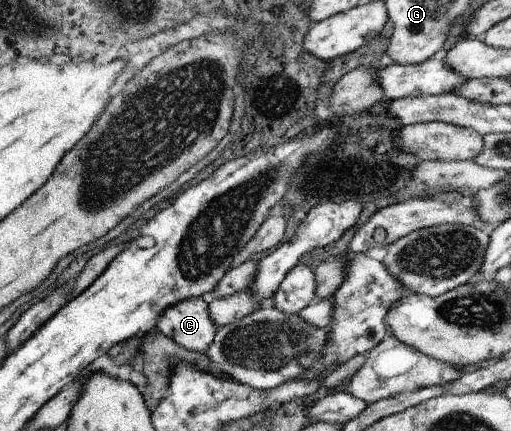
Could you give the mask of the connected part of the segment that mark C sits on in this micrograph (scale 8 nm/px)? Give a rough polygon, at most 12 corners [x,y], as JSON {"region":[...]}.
{"region":[[207,297],[179,301],[155,328],[205,353],[219,330]]}

